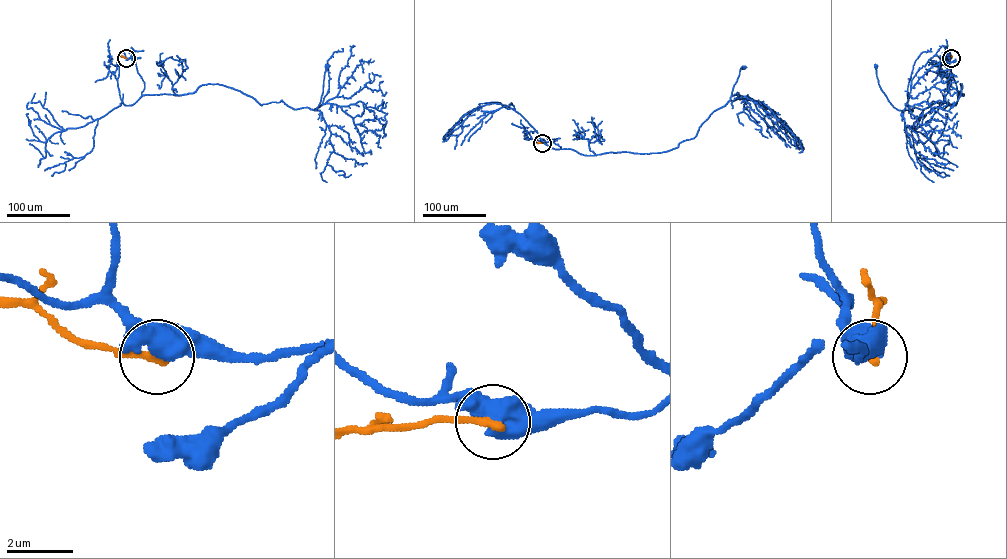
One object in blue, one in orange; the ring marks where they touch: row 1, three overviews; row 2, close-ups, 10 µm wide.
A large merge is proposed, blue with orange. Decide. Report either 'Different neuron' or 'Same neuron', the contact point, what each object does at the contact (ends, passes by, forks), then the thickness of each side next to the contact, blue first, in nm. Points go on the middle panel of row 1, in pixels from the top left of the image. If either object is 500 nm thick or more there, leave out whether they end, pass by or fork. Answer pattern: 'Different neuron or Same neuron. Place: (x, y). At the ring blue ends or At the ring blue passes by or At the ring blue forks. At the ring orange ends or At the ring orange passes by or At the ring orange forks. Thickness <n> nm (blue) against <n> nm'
Different neuron. Place: (542, 143). Thickness 650 nm (blue) against 240 nm

